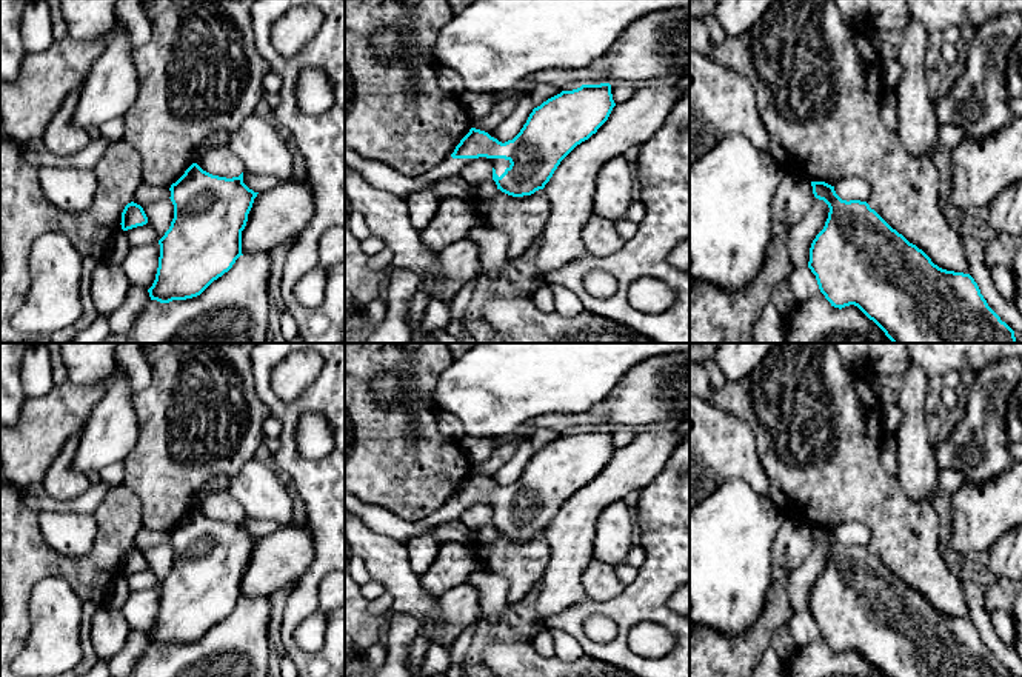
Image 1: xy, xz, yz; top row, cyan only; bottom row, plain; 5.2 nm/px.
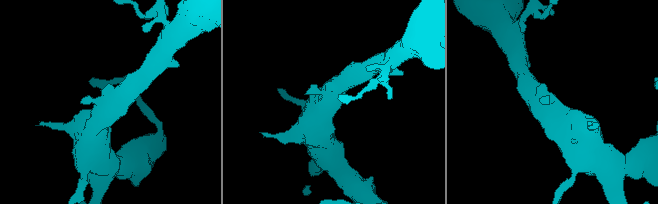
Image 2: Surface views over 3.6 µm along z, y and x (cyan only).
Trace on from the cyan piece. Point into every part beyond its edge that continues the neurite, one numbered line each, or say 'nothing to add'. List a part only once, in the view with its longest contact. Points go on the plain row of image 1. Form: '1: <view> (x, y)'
1: xz (499, 510)

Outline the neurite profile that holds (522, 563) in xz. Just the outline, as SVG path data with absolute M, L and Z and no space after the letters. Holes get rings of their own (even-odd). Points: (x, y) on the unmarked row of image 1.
M500 534L488 545L476 543L477 554L485 554L489 568L508 583L506 602L516 605L540 583L549 562L549 545L545 534L531 540L513 542Z

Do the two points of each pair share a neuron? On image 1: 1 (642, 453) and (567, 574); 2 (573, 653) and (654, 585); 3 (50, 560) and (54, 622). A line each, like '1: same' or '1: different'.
1: same
2: different
3: different

